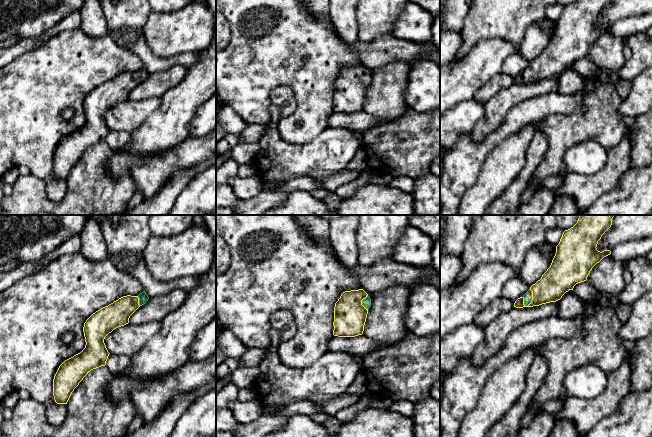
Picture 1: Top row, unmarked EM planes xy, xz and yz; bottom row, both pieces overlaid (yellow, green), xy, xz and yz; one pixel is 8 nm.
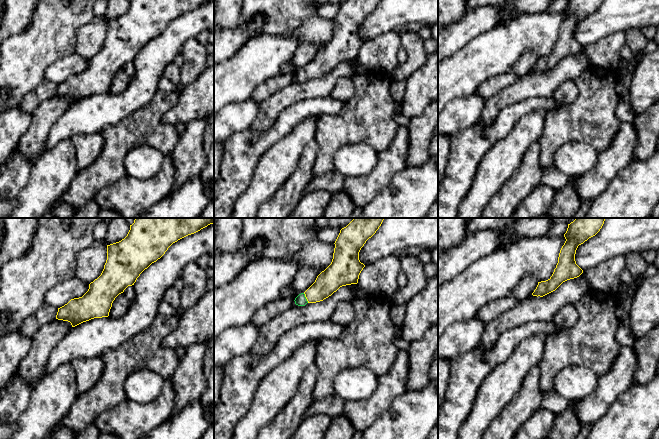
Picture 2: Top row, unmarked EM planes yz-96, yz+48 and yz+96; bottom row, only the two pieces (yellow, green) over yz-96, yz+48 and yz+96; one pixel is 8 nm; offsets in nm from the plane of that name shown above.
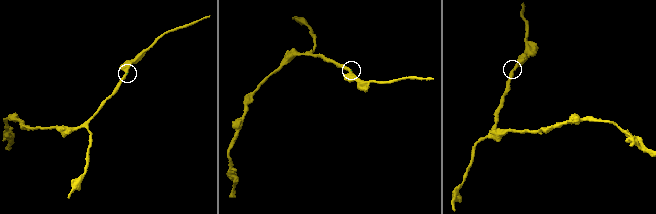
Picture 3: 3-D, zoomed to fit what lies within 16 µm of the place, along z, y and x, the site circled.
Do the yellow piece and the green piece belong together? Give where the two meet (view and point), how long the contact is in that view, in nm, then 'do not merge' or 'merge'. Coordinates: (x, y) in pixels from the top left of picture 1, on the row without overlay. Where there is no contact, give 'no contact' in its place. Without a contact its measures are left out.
contact yz (532, 74); length 150 nm; merge

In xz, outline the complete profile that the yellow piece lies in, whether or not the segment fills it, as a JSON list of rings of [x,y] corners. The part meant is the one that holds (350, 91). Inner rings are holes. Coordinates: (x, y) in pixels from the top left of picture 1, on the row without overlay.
[[[363,65],[343,68],[334,83],[333,111],[362,111],[370,82],[371,75]]]

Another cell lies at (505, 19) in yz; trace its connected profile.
[[[472,0],[454,60],[464,58],[484,39],[503,39],[519,49],[525,29],[546,18],[546,5],[546,0]]]

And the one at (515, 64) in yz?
[[[518,51],[515,54],[508,56],[503,61],[501,73],[516,77],[518,74],[523,73],[529,65],[530,62]]]

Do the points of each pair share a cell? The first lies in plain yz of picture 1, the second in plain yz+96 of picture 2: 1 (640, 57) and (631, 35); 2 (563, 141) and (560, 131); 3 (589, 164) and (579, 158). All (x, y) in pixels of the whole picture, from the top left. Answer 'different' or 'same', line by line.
1: same
2: same
3: same

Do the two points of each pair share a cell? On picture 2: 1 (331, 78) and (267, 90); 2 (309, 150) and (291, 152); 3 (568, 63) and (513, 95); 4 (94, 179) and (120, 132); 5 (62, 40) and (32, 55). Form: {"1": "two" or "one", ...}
{"1": "two", "2": "two", "3": "one", "4": "one", "5": "one"}

